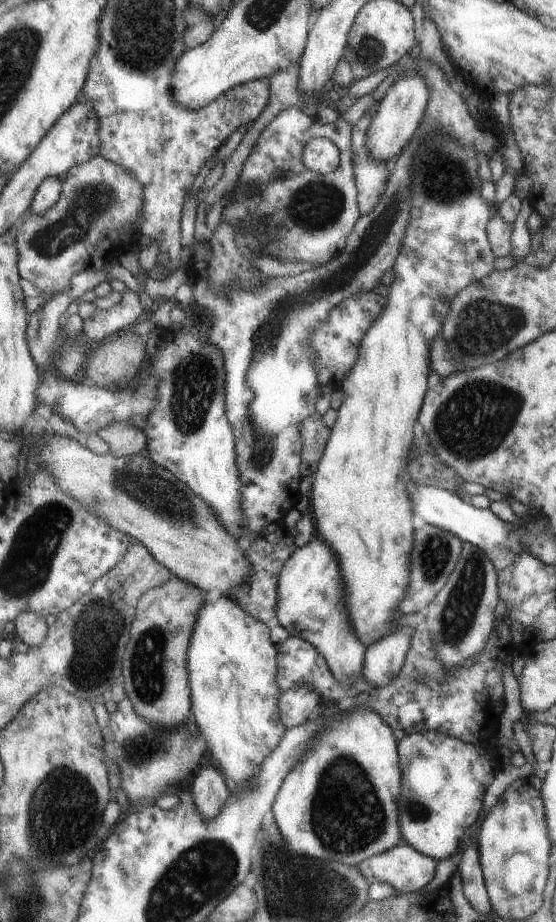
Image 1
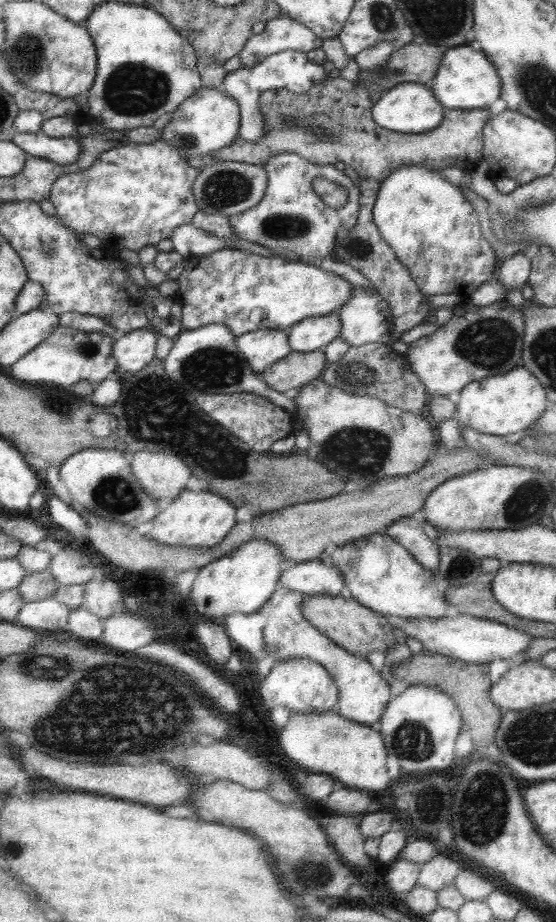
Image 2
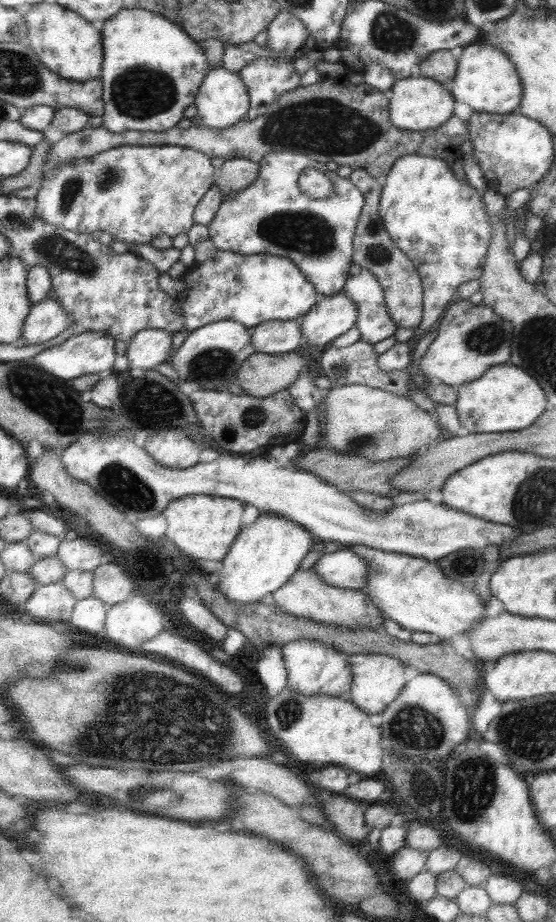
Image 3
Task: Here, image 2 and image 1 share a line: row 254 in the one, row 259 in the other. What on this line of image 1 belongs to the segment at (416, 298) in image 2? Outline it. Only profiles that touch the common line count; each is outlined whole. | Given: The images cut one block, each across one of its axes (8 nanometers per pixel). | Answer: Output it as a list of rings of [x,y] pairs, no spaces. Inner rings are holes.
[[[428,59],[414,60],[409,68],[421,75],[429,90],[425,115],[416,135],[399,154],[396,165],[389,170],[386,186],[378,204],[364,216],[361,216],[348,235],[337,259],[324,263],[315,269],[302,271],[297,275],[270,277],[253,291],[237,289],[230,295],[216,293],[209,287],[205,277],[190,277],[192,292],[202,308],[212,312],[212,324],[208,330],[207,341],[214,345],[222,355],[225,372],[225,409],[226,418],[231,424],[235,438],[236,466],[241,478],[241,507],[243,518],[243,543],[250,544],[254,539],[266,534],[265,528],[272,523],[282,523],[287,512],[300,500],[299,482],[301,479],[301,450],[303,449],[299,426],[311,414],[316,412],[315,402],[320,393],[317,379],[315,353],[309,345],[310,333],[327,317],[330,309],[338,306],[345,298],[357,292],[368,292],[380,286],[382,276],[392,268],[405,238],[405,230],[411,219],[411,184],[413,166],[411,159],[419,149],[419,143],[428,133],[440,132],[453,137],[460,145],[472,147],[478,153],[484,152],[490,159],[491,181],[495,184],[504,174],[503,141],[496,133],[490,134],[468,110],[466,101],[454,90],[455,86],[447,79],[446,73]]]

